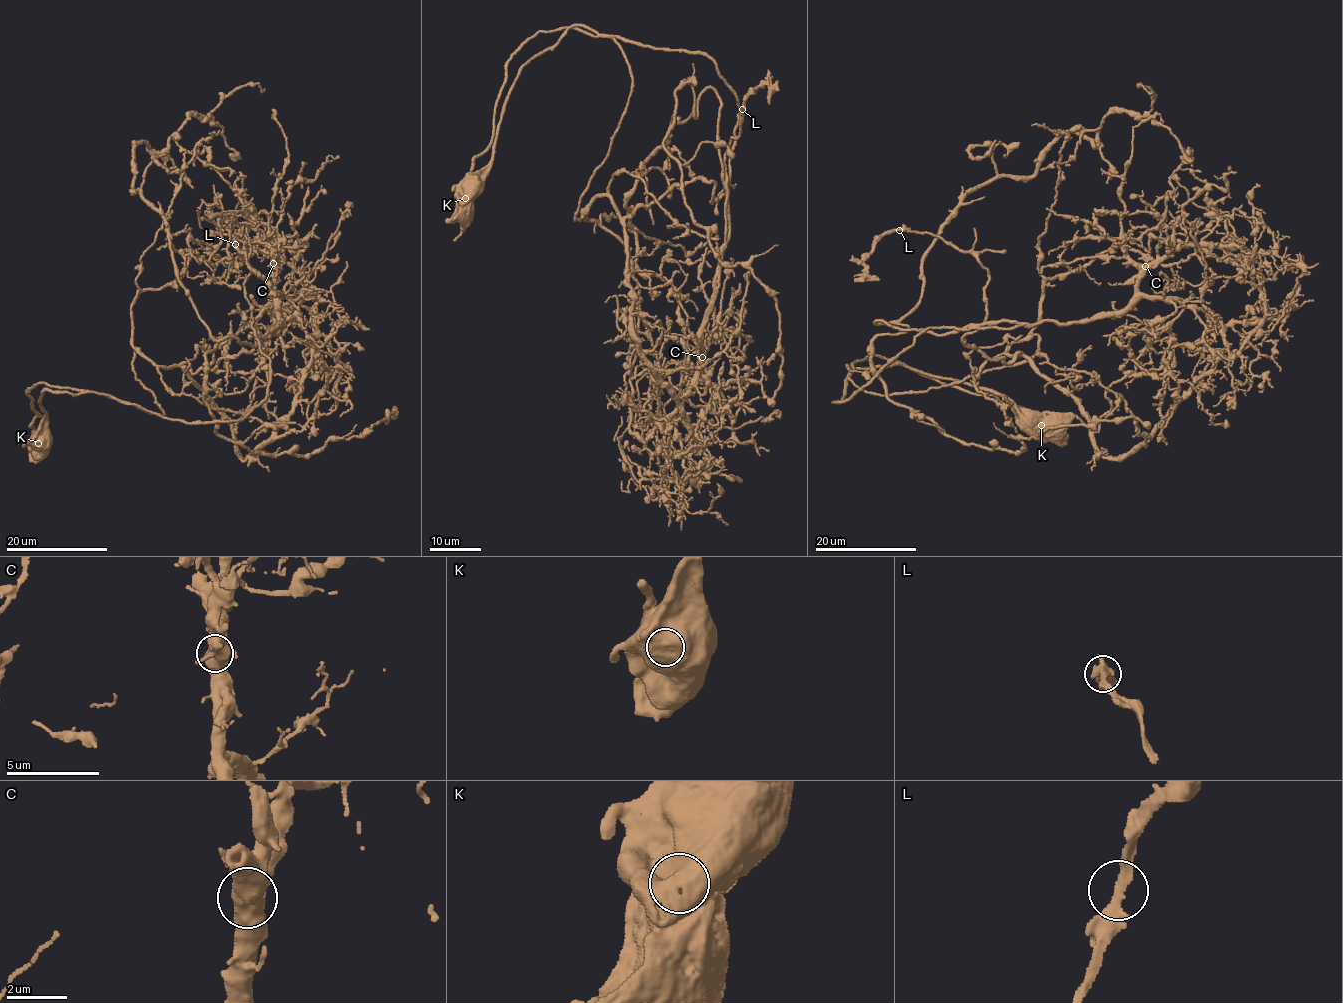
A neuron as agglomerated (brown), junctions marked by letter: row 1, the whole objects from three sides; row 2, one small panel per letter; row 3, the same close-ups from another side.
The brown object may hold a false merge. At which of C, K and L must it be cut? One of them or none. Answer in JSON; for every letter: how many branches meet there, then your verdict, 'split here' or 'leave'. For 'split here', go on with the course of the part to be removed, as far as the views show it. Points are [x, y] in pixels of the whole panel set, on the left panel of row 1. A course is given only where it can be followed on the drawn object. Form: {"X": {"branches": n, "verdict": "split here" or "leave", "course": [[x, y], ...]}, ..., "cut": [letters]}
{"C": {"branches": 2, "verdict": "leave"}, "K": {"branches": 1, "verdict": "split here", "course": [[38, 442], [42, 382], [164, 414], [136, 348], [185, 371], [245, 458], [292, 411], [315, 289], [205, 211]]}, "L": {"branches": 2, "verdict": "leave"}, "cut": ["K"]}

